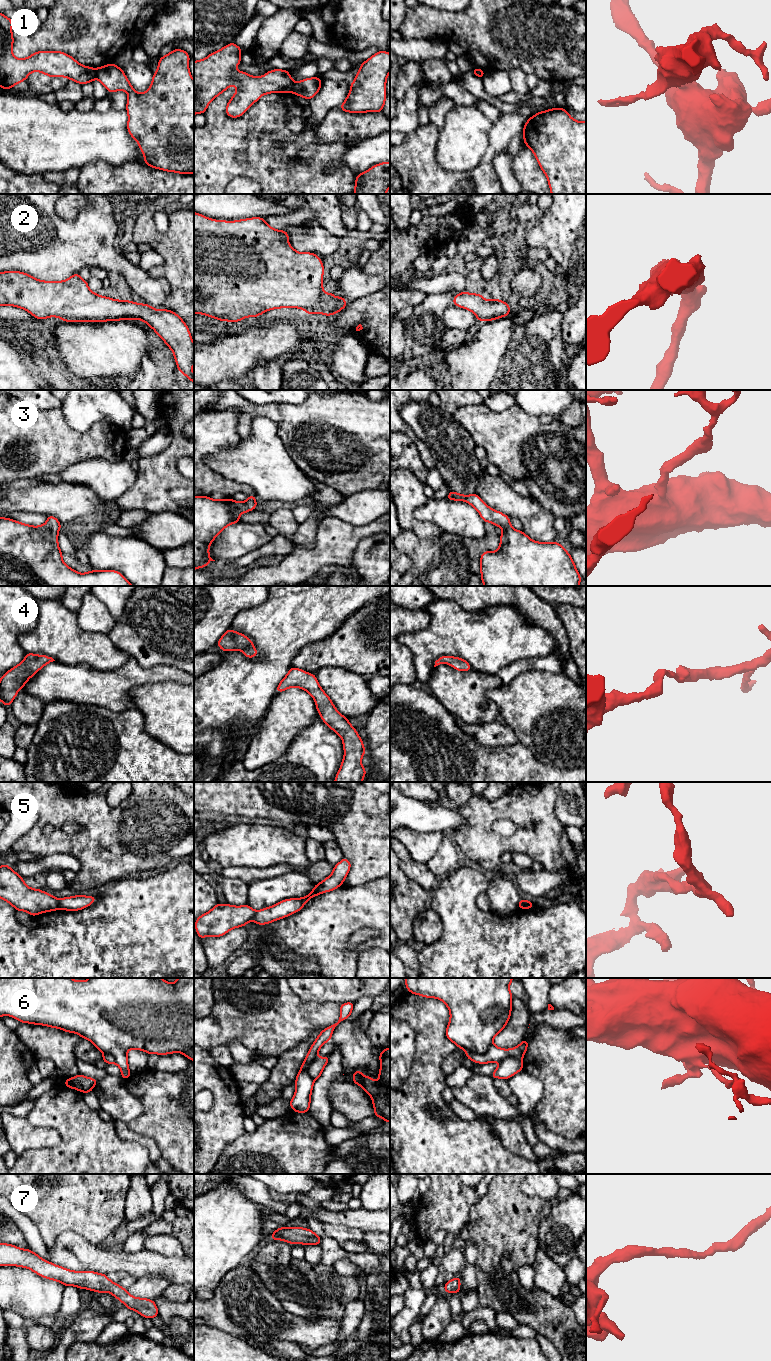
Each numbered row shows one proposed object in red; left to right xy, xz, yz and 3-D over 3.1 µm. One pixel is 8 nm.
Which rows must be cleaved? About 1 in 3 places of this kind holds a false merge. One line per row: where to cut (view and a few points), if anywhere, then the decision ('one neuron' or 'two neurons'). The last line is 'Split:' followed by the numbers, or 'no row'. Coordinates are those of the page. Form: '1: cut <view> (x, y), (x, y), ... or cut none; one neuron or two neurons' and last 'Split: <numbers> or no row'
1: cut xy (94, 69), (96, 77); two neurons
2: cut none; one neuron
3: cut none; one neuron
4: cut none; one neuron
5: cut xy (58, 899), (59, 907); two neurons
6: cut yz (492, 1043), (482, 1054), (464, 1049); two neurons
7: cut none; one neuron
Split: 1, 5, 6

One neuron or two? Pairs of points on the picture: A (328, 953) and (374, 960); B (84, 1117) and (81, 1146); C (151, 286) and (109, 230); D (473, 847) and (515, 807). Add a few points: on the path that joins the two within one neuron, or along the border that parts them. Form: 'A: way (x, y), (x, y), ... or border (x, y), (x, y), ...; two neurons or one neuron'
A: border (379, 947), (363, 950), (358, 956), (356, 967); two neurons
B: way (83, 1124), (83, 1139); one neuron
C: way (135, 278), (109, 252), (109, 246); one neuron
D: way (477, 833), (477, 830), (501, 808); one neuron

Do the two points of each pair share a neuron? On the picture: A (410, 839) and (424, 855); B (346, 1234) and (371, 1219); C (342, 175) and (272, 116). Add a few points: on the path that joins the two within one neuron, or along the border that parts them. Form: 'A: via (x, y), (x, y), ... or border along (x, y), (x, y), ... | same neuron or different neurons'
A: via (413, 843), (421, 851) | same neuron
B: border along (332, 1224), (341, 1224), (362, 1230) | different neurons
C: via (322, 176), (282, 136) | same neuron

